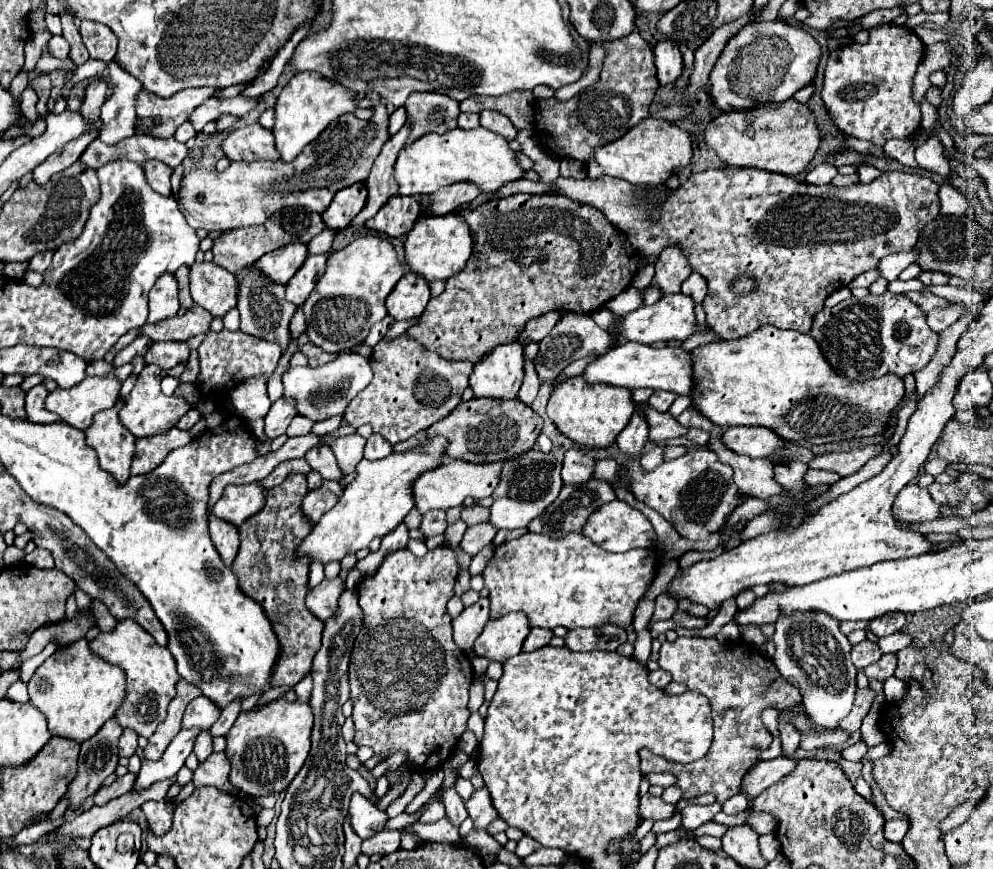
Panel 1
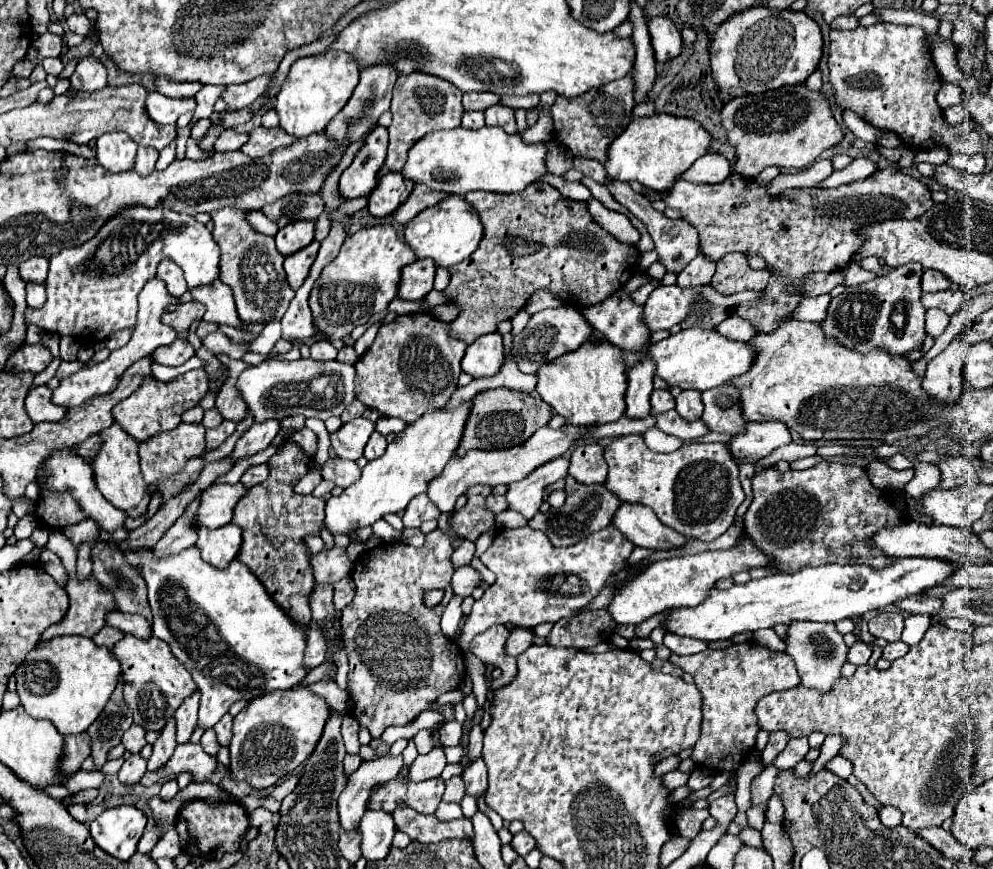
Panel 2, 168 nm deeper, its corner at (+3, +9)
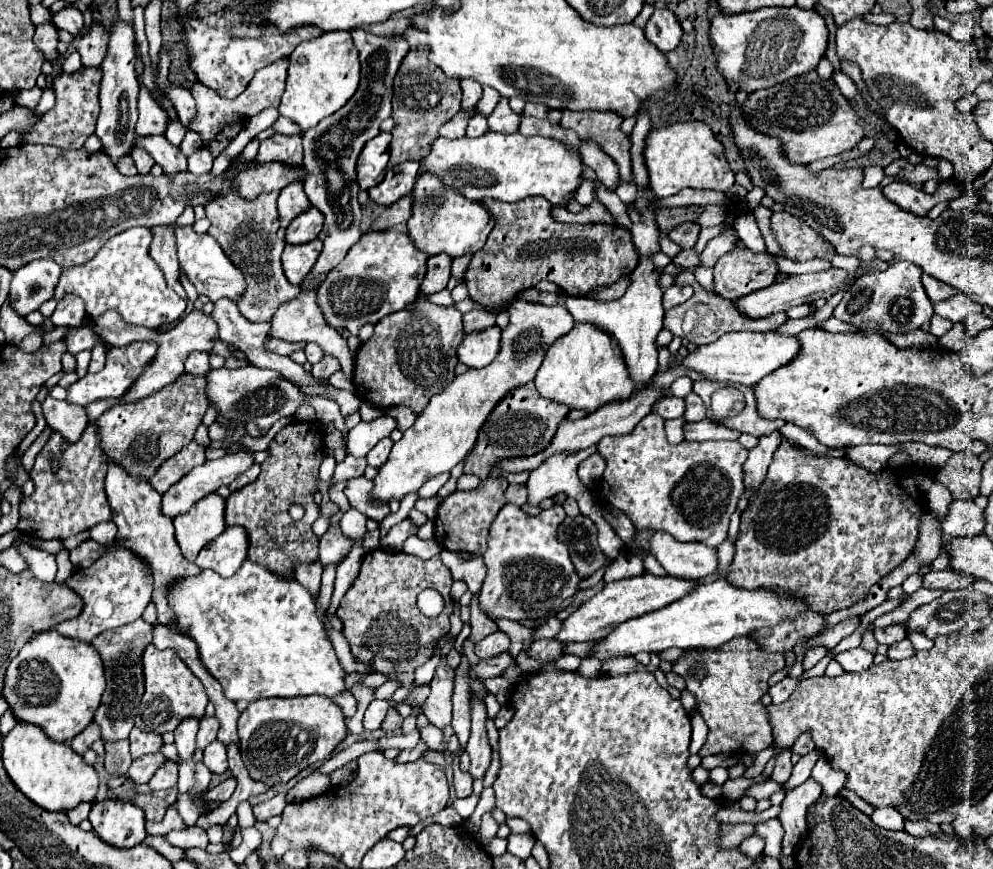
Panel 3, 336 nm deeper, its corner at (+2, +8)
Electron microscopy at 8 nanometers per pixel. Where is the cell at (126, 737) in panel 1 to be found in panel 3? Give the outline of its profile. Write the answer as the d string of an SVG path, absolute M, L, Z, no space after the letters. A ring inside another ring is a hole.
M132 729L130 733L130 751L132 751L132 759L150 755L150 753L158 753L162 747L162 735L156 733L148 733L142 729Z

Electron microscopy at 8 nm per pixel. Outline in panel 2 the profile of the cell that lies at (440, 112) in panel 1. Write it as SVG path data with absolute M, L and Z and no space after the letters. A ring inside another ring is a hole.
M415 72L411 76L399 76L393 92L393 102L391 102L393 122L389 126L389 150L387 150L385 168L389 168L391 172L399 172L405 166L407 152L415 144L415 140L435 130L459 126L463 114L461 96L463 92L459 92L459 88L435 76L425 76L421 72Z

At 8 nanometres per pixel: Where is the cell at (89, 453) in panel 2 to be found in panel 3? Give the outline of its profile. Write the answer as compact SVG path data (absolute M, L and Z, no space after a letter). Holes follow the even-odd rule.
M88 425L84 435L76 445L68 445L56 431L52 431L48 443L38 453L36 463L30 471L34 481L34 493L24 497L20 503L20 521L18 531L34 539L66 539L80 531L92 529L102 521L112 521L112 511L104 493L106 461L100 457L100 445L96 441L96 427ZM60 445L66 445L66 451L60 451ZM50 455L56 455L62 461L58 473L50 469Z

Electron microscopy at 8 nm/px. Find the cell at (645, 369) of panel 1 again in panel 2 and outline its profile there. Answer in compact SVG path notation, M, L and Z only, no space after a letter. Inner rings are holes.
M687 328L679 334L671 334L669 338L649 344L645 352L633 352L633 350L621 350L621 358L625 364L625 370L631 370L641 360L653 360L655 362L655 374L663 378L669 388L679 386L681 390L711 390L715 386L725 384L727 380L747 372L751 366L751 360L755 358L755 350L749 348L745 342L733 342L715 330L703 330L703 328Z

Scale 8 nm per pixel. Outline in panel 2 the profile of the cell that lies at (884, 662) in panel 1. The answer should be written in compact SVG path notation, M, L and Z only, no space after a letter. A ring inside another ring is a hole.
M891 642L891 644L887 644L887 646L883 648L881 658L885 658L885 660L897 660L897 658L905 656L907 650L909 650L909 646L907 646L905 642Z

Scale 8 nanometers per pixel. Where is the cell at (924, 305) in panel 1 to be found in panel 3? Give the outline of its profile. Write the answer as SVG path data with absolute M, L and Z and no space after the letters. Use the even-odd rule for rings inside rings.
M956 293L954 297L950 297L948 301L940 301L934 305L934 311L954 323L964 321L964 317L968 317L970 313L974 313L974 301L964 295L964 293Z

